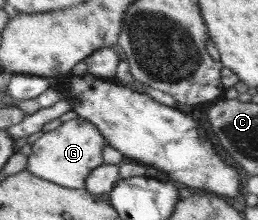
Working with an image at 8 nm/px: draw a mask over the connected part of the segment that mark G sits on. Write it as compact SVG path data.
M77 117L65 121L61 126L43 134L31 146L25 170L49 182L72 189L85 189L85 178L98 166L104 164L103 149L106 140L99 130L85 120Z

